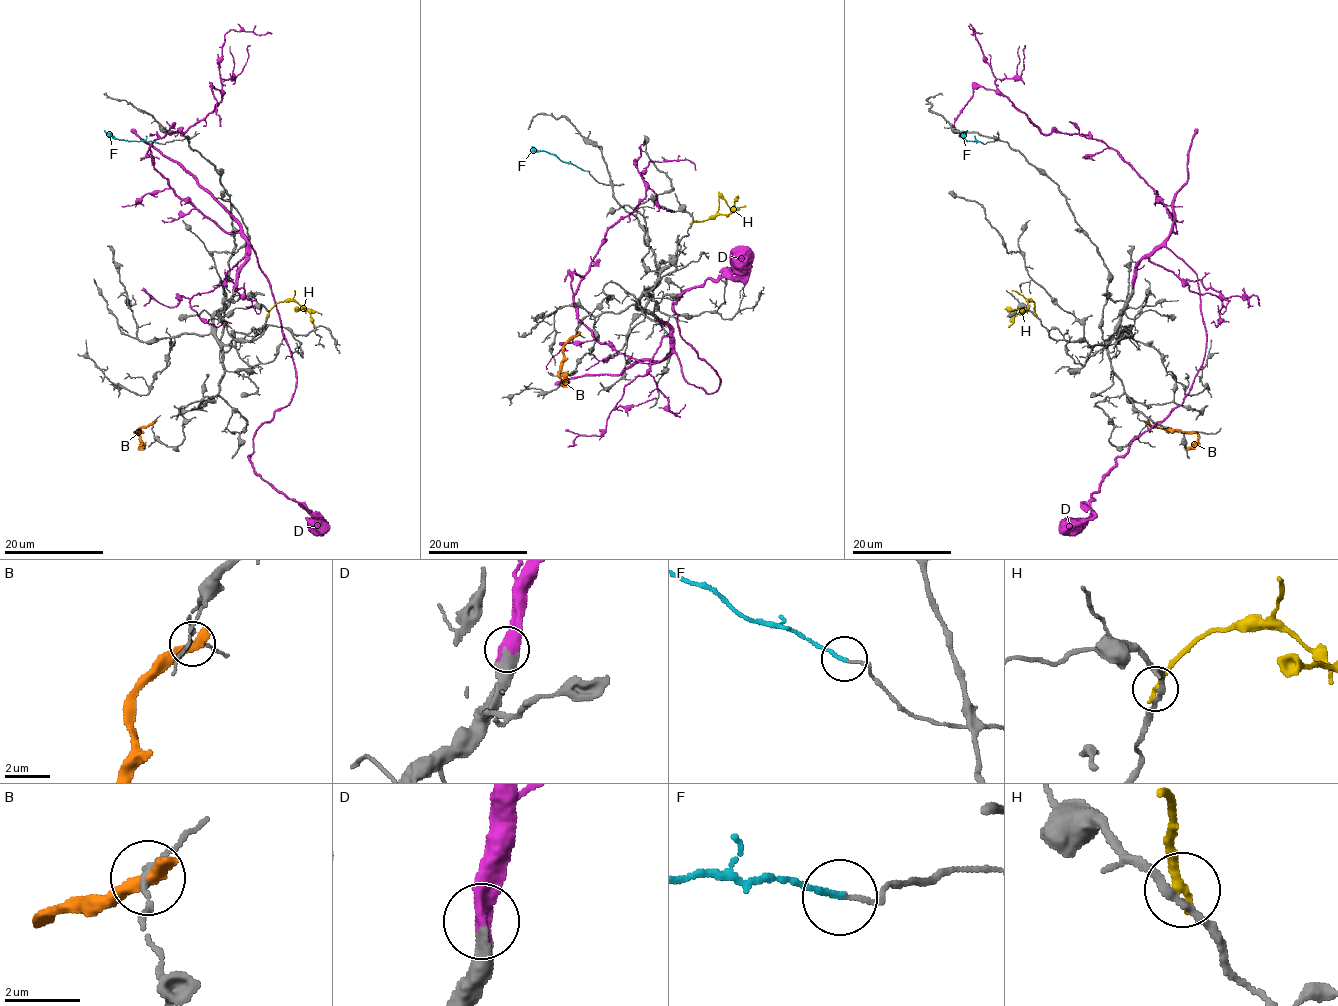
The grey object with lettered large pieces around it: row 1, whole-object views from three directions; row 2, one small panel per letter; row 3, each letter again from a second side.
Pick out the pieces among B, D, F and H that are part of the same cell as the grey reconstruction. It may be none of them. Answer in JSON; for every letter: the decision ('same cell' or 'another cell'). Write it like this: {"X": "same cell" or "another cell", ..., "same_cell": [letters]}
{"B": "another cell", "D": "same cell", "F": "same cell", "H": "another cell", "same_cell": ["D", "F"]}

